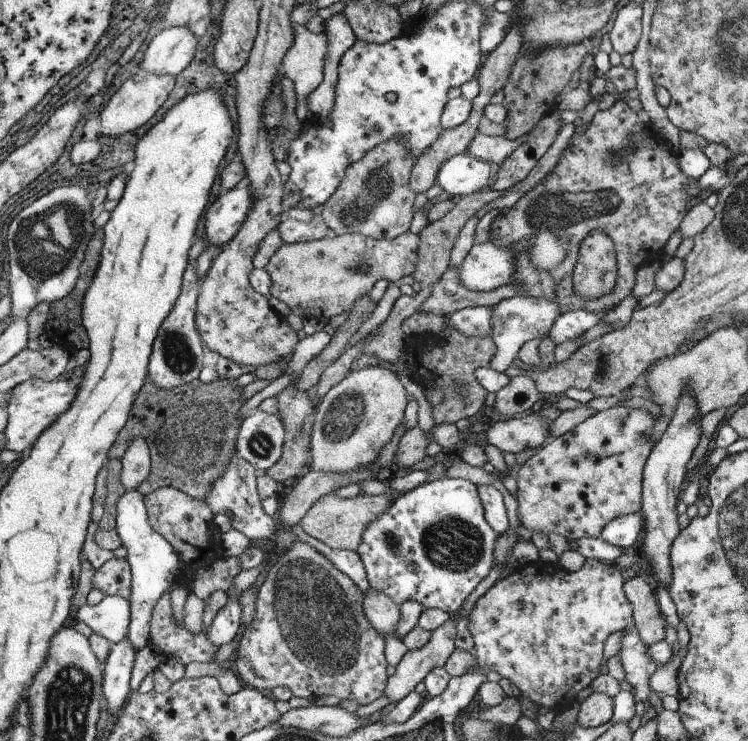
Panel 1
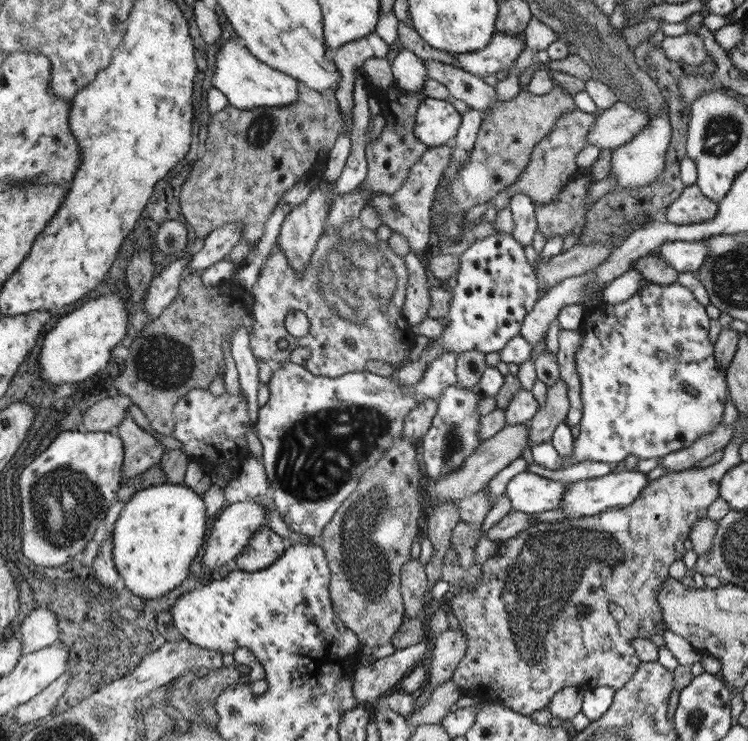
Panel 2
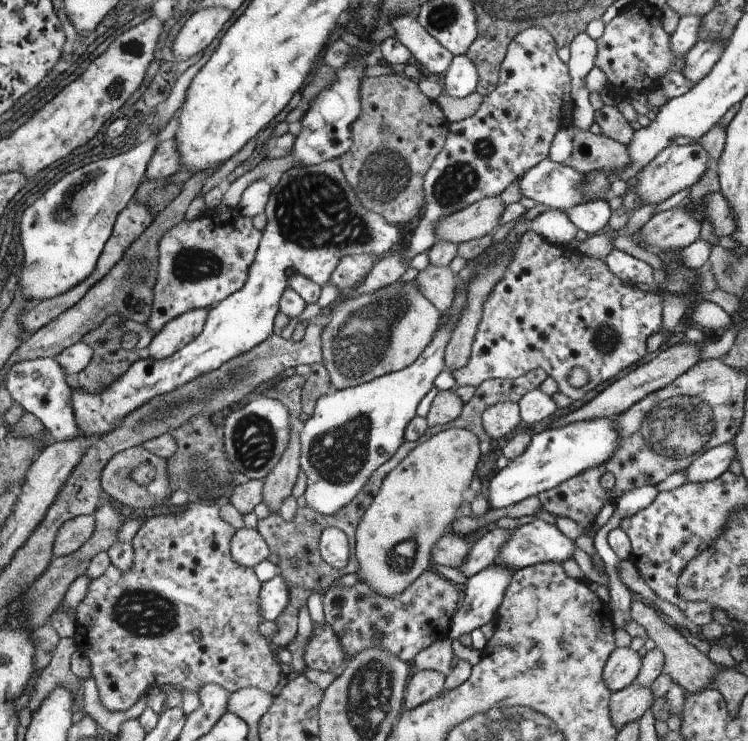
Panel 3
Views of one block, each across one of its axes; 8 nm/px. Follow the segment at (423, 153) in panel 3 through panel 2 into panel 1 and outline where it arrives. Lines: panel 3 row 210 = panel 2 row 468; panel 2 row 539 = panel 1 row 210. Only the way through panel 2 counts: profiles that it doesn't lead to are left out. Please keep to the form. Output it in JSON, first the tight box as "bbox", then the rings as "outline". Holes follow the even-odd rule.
{"bbox":[317,134,415,240],"outline":[[[393,134],[387,142],[379,142],[375,150],[367,150],[359,162],[351,162],[347,166],[347,174],[343,184],[323,206],[317,210],[323,224],[335,234],[361,234],[373,240],[393,240],[399,234],[409,230],[415,192],[409,188],[411,168],[415,164],[415,156],[409,150],[407,138],[403,134]]]}

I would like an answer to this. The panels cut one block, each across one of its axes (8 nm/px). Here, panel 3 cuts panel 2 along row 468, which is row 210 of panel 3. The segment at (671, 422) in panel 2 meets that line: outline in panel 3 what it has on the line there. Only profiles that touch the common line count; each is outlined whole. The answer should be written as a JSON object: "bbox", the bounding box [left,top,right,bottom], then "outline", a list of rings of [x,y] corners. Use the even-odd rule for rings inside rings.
{"bbox":[517,160,587,214],"outline":[[[543,160],[533,170],[527,170],[517,184],[523,202],[533,206],[543,204],[565,214],[565,210],[571,210],[577,204],[587,204],[587,198],[579,188],[583,176],[585,174],[565,164]]]}

